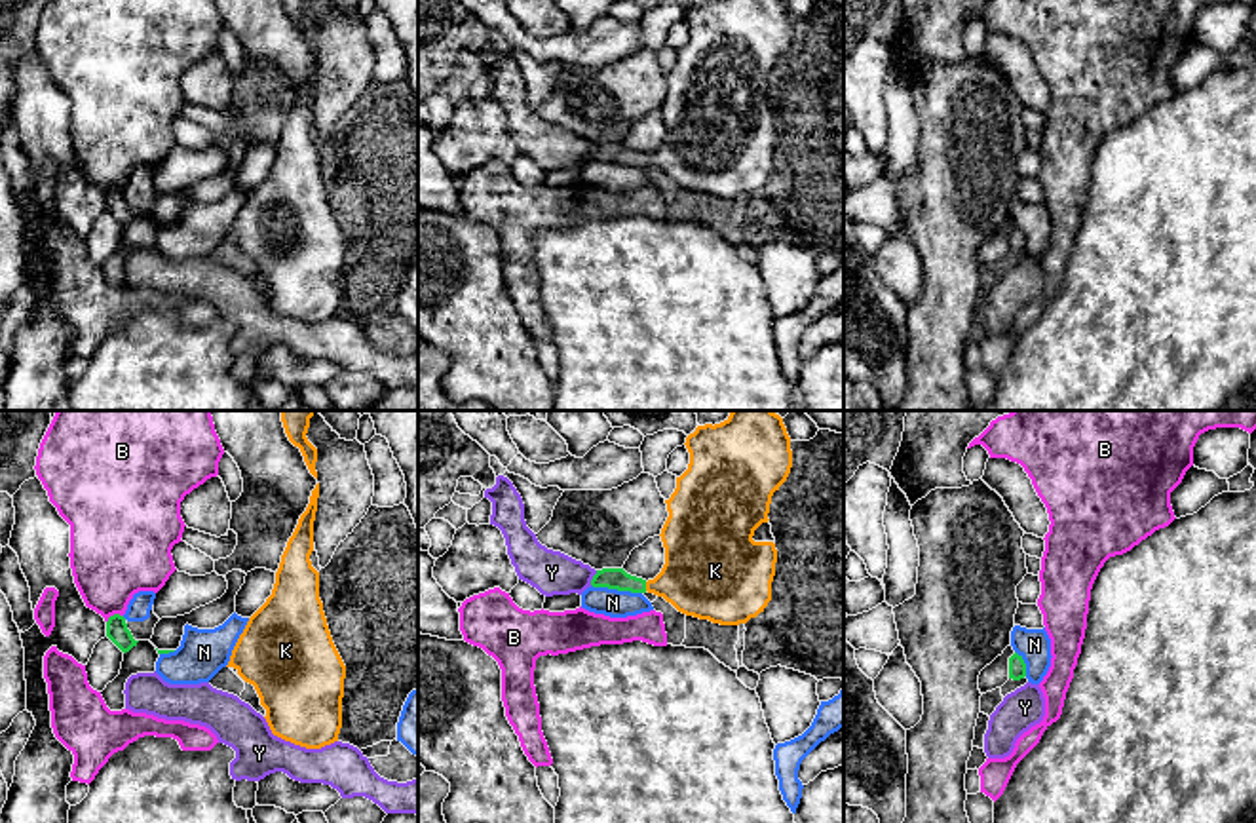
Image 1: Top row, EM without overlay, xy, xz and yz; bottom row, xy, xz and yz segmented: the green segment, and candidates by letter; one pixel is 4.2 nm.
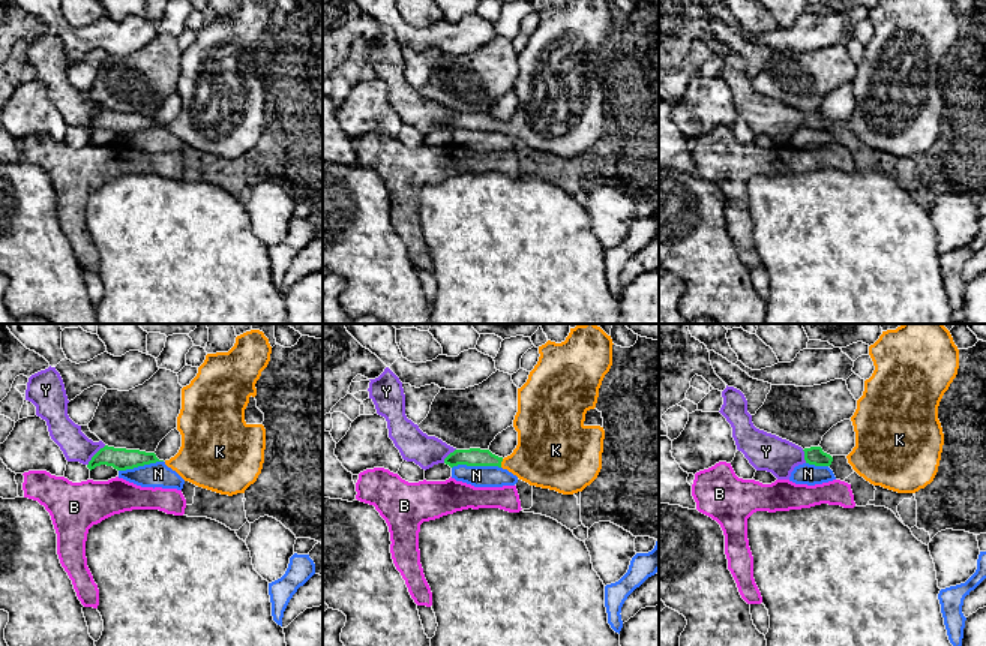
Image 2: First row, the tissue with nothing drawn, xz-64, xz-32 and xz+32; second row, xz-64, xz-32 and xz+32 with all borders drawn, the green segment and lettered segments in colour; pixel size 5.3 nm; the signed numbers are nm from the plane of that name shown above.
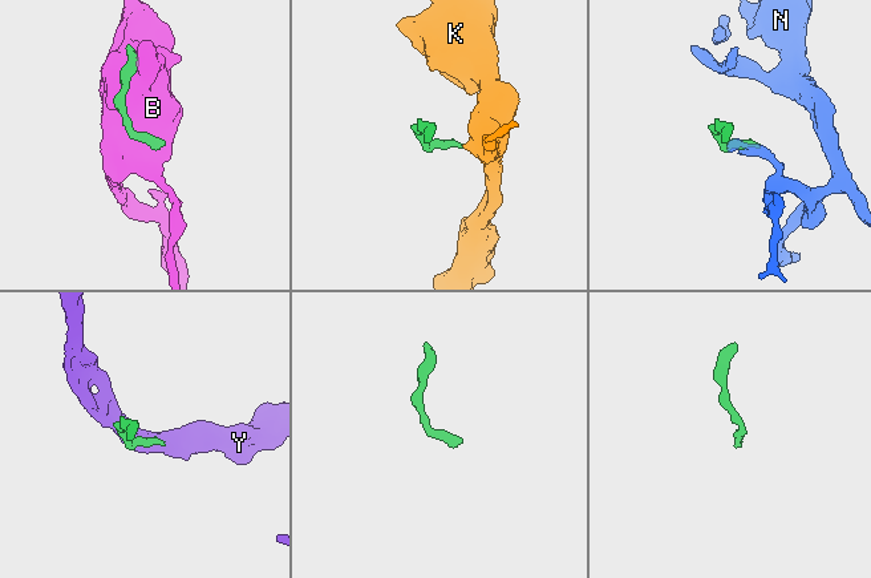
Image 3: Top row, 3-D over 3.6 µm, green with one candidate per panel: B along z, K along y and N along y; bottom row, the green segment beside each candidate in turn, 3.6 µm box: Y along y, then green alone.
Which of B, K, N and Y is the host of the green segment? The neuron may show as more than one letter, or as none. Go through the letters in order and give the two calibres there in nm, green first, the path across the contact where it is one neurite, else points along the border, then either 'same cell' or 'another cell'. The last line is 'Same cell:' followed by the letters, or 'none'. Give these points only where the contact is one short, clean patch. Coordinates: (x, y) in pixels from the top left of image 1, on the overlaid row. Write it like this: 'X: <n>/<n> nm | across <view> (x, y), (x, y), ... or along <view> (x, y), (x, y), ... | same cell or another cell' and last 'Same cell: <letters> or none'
B: 100/360 nm | another cell
K: 100/340 nm | across xz (614, 578), (645, 586), (677, 584), (702, 576) | same cell
N: 100/120 nm | another cell
Y: 100/190 nm | along xz (597, 571), (589, 584) | another cell
Same cell: K

